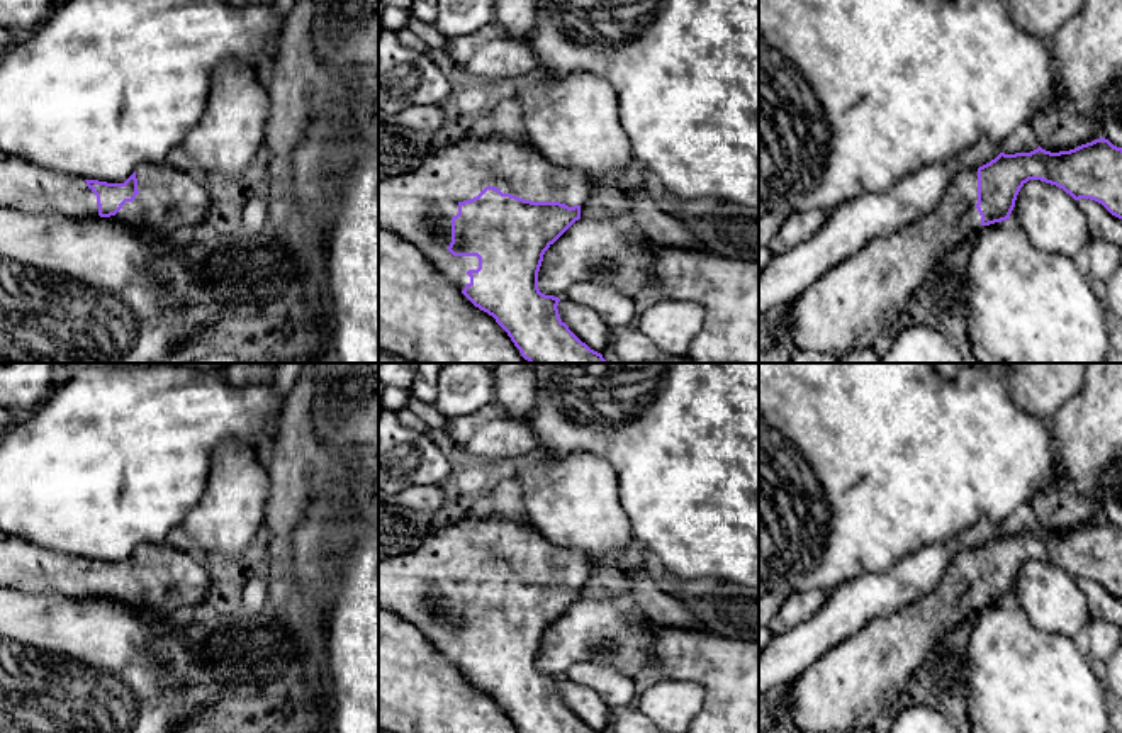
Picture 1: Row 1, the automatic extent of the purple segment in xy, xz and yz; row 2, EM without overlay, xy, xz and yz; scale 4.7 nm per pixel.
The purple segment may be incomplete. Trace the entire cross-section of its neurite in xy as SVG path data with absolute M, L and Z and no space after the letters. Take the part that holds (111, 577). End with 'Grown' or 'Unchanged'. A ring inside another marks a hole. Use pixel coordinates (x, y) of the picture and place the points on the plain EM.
M136 551L124 563L107 563L98 560L85 560L87 567L97 575L98 596L115 596L126 582L132 582L137 570Z. Unchanged

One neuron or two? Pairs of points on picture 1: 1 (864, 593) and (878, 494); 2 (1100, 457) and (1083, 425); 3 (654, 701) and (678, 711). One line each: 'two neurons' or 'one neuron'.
1: two neurons
2: one neuron
3: one neuron

